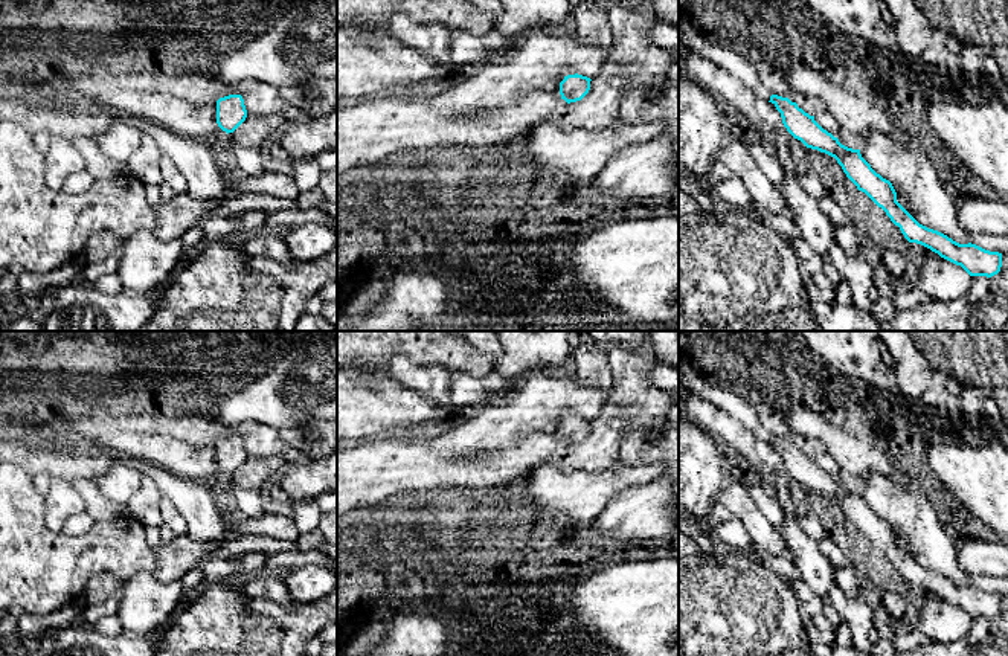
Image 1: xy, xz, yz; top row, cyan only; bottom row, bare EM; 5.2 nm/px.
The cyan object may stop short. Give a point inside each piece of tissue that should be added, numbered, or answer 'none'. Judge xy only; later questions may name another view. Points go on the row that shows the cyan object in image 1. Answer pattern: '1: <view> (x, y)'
none

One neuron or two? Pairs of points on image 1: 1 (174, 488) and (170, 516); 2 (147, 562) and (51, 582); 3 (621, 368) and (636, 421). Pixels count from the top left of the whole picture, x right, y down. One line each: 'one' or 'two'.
1: two
2: one
3: one

